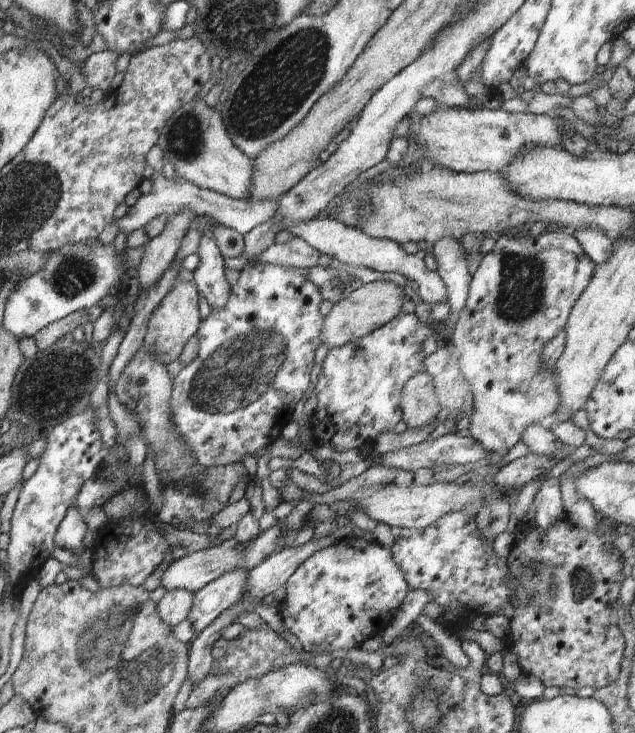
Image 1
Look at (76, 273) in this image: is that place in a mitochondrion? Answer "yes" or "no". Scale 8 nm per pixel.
yes

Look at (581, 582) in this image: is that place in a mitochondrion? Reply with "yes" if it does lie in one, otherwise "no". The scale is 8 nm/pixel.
yes

